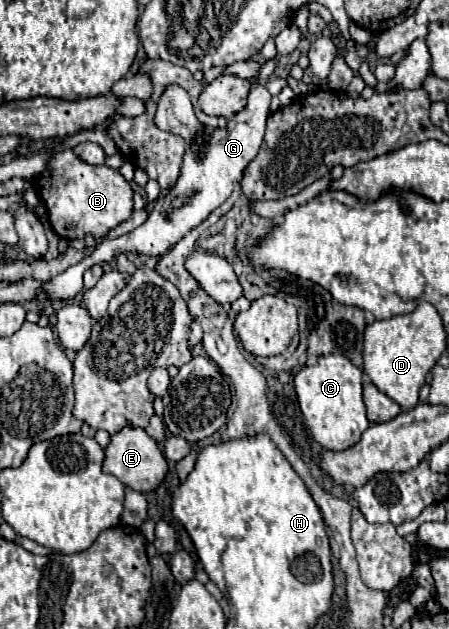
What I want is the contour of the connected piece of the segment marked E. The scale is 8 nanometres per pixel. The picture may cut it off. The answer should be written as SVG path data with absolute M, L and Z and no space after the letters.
M125 425L121 431L111 435L111 441L103 451L105 451L103 471L115 475L123 485L127 485L139 493L153 491L167 473L167 459L159 451L157 441L151 435L147 435L147 431L141 427Z

